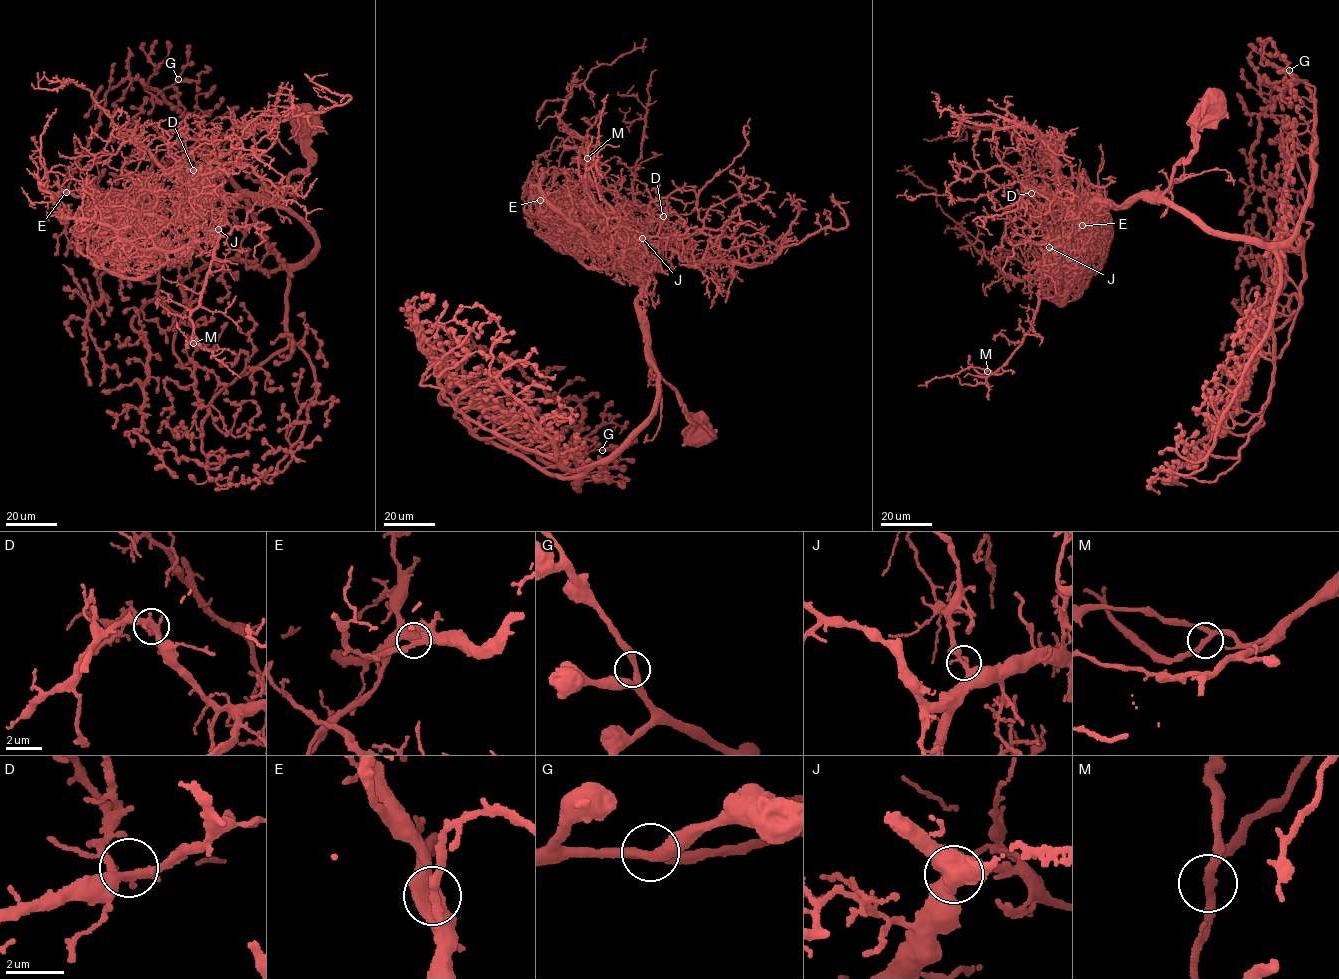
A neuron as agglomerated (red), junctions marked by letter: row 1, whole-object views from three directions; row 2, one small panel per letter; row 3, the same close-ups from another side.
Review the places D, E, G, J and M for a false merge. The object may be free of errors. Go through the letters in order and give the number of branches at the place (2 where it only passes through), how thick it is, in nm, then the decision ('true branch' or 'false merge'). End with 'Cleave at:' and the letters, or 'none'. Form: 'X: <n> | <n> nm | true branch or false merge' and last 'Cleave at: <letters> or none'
D: 3 | 280 nm | true branch
E: 2 | 280 nm | true branch
G: 2 | 340 nm | true branch
J: 3 | 280 nm | true branch
M: 3 | 260 nm | true branch
Cleave at: none

